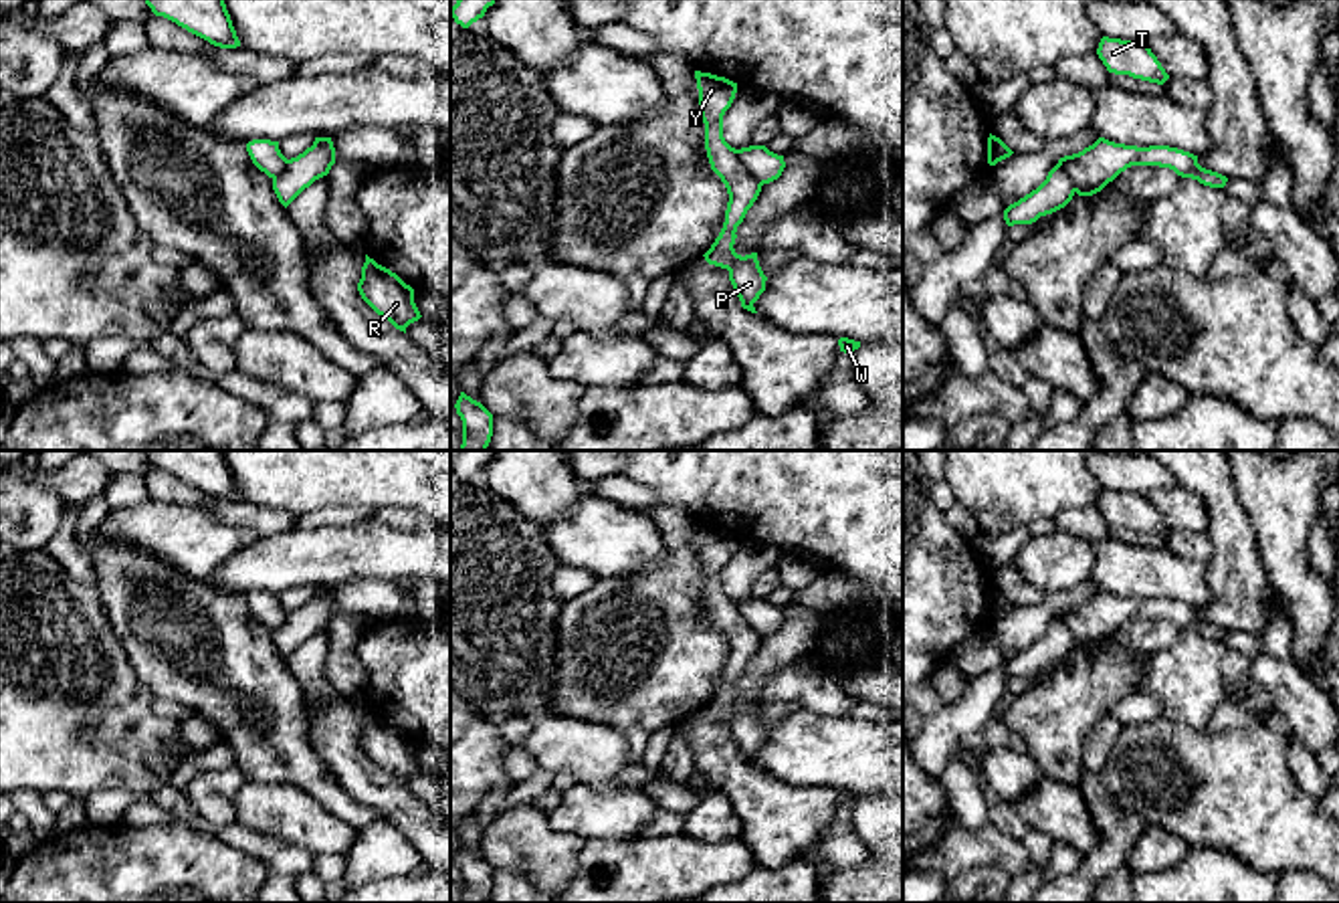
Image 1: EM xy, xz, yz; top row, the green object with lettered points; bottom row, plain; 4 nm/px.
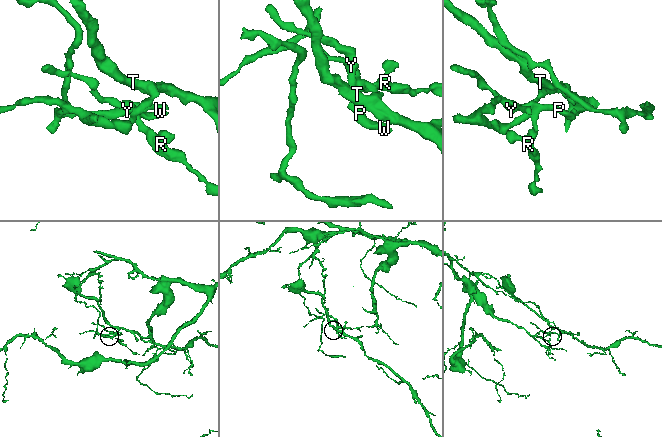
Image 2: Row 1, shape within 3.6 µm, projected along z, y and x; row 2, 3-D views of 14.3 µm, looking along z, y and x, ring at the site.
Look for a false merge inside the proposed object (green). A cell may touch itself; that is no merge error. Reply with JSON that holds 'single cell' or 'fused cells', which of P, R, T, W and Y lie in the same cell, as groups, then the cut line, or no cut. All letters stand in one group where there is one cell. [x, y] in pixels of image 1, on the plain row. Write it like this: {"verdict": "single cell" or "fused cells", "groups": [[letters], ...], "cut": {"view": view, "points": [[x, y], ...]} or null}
{"verdict": "fused cells", "groups": [["P", "R", "W", "Y"], ["T"]], "cut": {"view": "xz", "points": [[734, 603], [738, 613], [762, 637]]}}

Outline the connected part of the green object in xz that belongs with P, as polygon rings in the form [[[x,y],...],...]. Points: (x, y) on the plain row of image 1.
[[[695,523],[695,531],[701,572],[705,576],[707,610],[711,622],[721,630],[729,646],[723,681],[703,709],[709,717],[729,723],[729,733],[737,743],[741,760],[757,766],[753,756],[765,743],[767,729],[759,719],[757,705],[741,709],[733,697],[737,679],[757,653],[763,636],[743,620],[735,600],[723,590],[723,568],[735,551],[737,535],[701,523]]]

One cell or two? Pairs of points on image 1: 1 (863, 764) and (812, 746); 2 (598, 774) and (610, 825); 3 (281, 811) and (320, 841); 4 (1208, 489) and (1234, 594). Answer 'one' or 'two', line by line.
1: one
2: two
3: one
4: one

